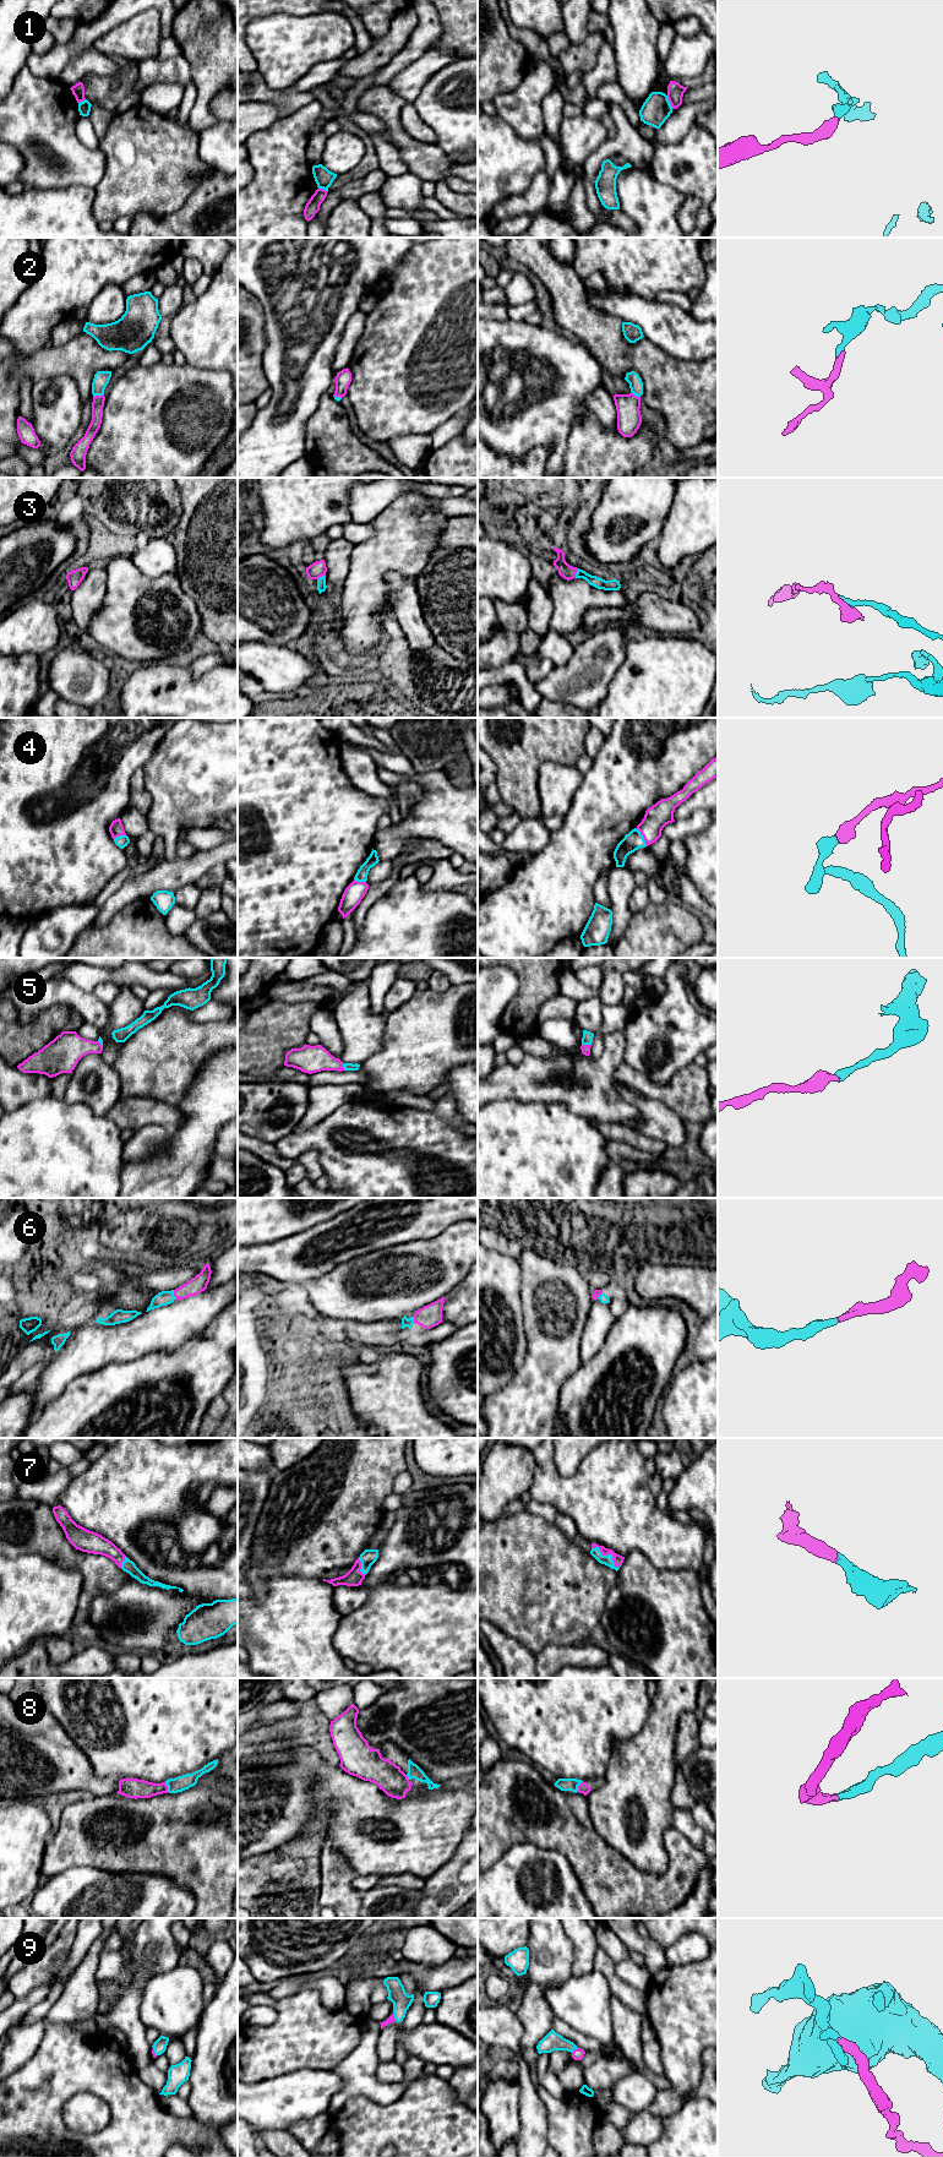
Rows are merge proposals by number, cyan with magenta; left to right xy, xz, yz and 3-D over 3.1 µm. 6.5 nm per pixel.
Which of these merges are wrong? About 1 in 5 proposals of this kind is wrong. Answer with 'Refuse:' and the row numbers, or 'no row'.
Refuse: 1

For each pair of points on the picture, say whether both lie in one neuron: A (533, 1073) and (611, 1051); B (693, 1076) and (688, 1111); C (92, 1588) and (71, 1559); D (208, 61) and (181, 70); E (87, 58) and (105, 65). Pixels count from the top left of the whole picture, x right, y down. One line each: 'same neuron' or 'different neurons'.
A: same neuron
B: same neuron
C: same neuron
D: different neurons
E: same neuron

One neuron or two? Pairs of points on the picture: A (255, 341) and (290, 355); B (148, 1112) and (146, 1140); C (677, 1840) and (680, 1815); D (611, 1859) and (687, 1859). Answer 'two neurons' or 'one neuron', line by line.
A: two neurons
B: two neurons
C: two neurons
D: one neuron

